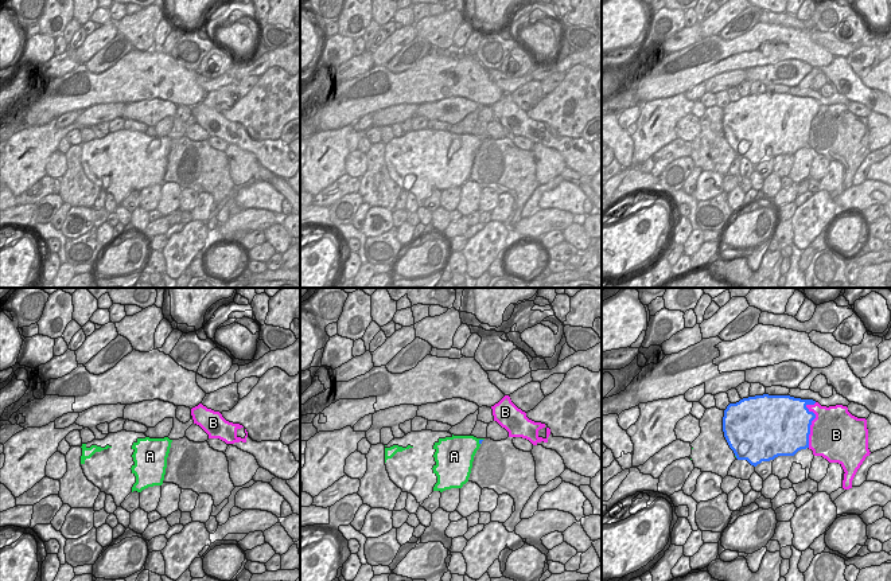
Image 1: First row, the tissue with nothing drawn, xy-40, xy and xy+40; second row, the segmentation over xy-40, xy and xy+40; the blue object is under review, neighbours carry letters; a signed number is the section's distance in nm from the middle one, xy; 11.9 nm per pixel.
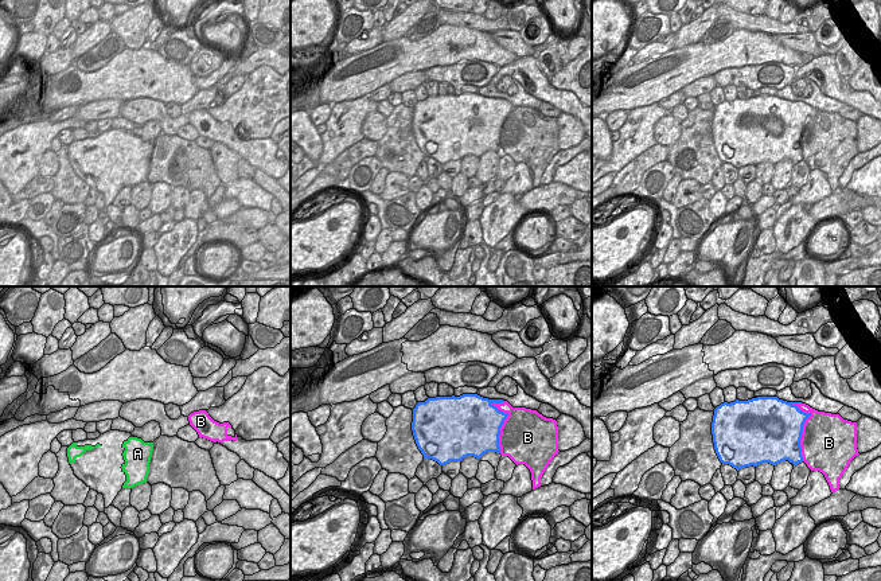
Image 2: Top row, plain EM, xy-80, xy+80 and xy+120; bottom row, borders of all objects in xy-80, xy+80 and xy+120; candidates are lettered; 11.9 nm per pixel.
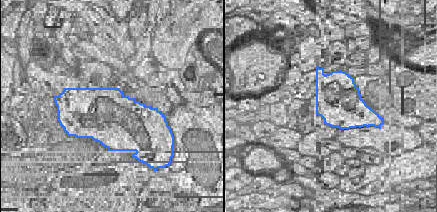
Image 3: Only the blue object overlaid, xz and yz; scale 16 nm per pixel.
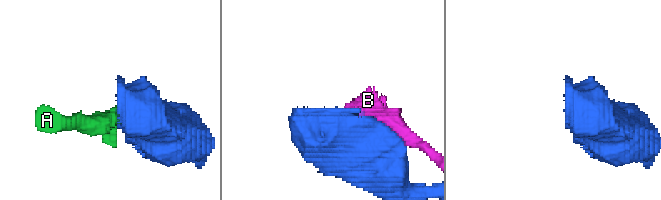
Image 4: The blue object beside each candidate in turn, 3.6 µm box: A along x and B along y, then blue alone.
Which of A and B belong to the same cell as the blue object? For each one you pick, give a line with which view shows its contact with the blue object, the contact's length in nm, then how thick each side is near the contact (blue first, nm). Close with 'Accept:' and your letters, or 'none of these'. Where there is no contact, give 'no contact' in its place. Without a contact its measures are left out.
A: contact in xy; length 90 nm; calibres 30 and 360 nm
Accept: A

